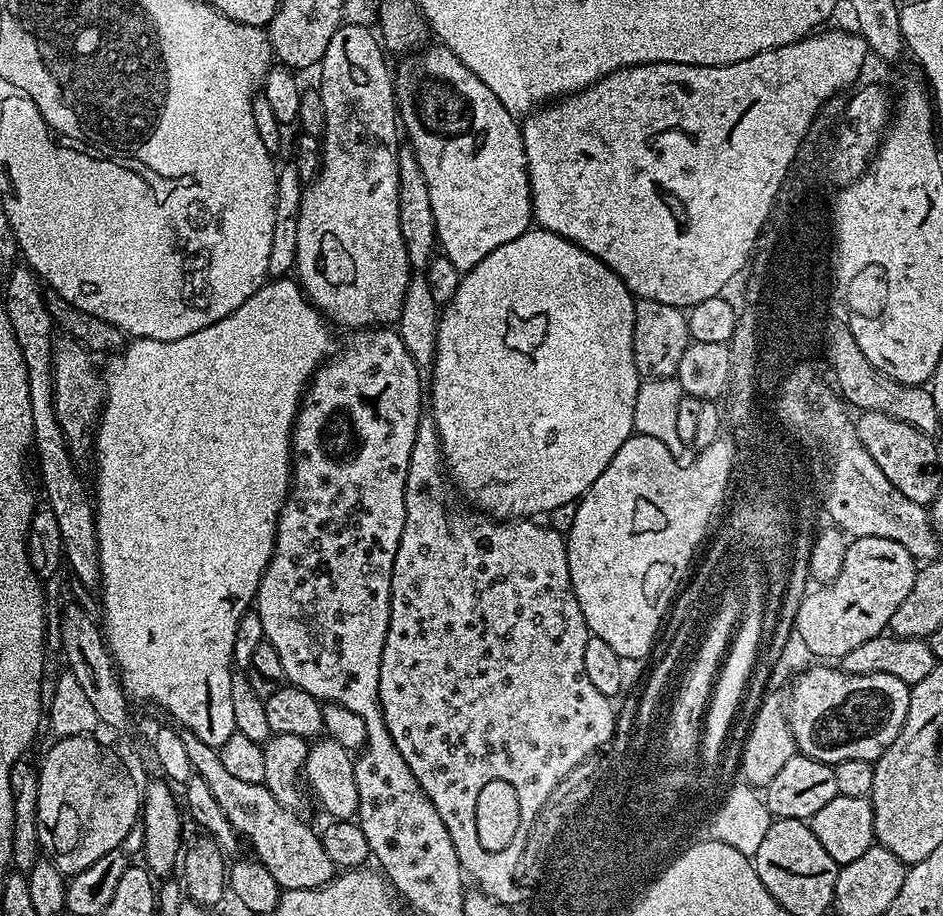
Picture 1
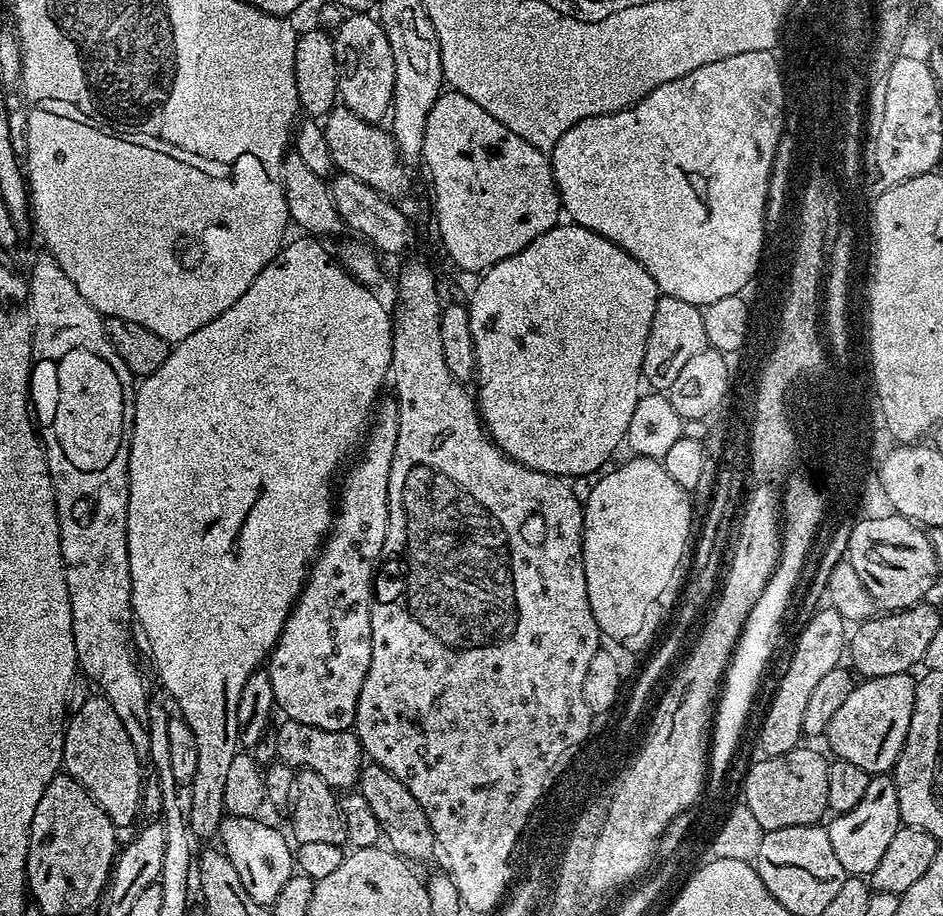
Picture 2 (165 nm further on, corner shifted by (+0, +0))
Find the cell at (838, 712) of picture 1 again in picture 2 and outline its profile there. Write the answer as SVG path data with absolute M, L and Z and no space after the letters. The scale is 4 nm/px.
M906 672L861 679L828 723L826 741L832 747L831 755L854 762L854 766L862 766L869 774L891 773L910 730L915 693L916 680Z

